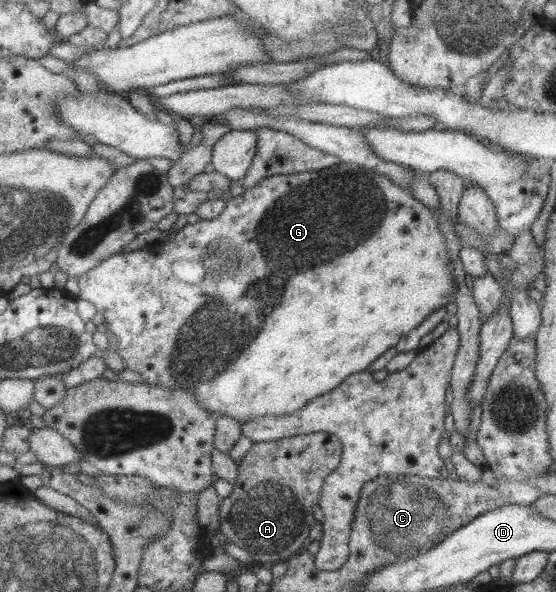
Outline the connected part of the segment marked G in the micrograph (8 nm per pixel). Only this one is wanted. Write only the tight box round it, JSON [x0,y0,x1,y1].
[78,162,456,424]

